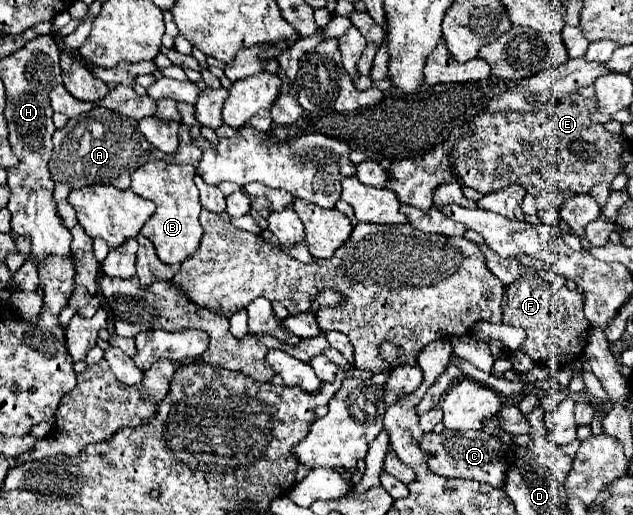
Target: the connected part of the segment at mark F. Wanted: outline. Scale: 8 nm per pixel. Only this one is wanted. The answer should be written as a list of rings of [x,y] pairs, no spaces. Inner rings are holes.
[[[523,267],[521,277],[505,287],[501,301],[501,321],[505,325],[525,329],[527,337],[519,351],[523,351],[535,365],[547,367],[549,371],[557,371],[559,367],[577,361],[577,358],[582,357],[583,361],[585,337],[589,331],[583,301],[585,299],[581,297],[581,289],[569,291],[565,285],[558,288],[555,284],[550,284],[550,289],[547,289],[547,283],[537,275],[535,269]]]

